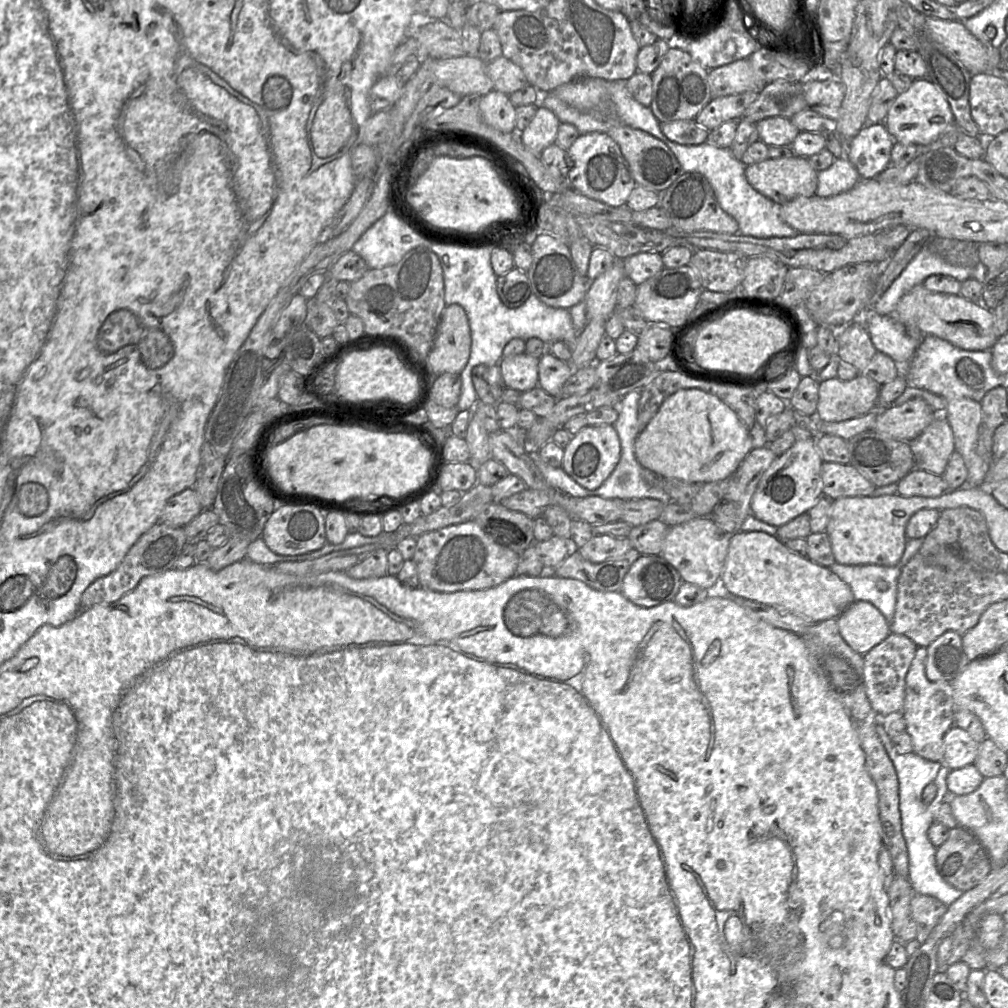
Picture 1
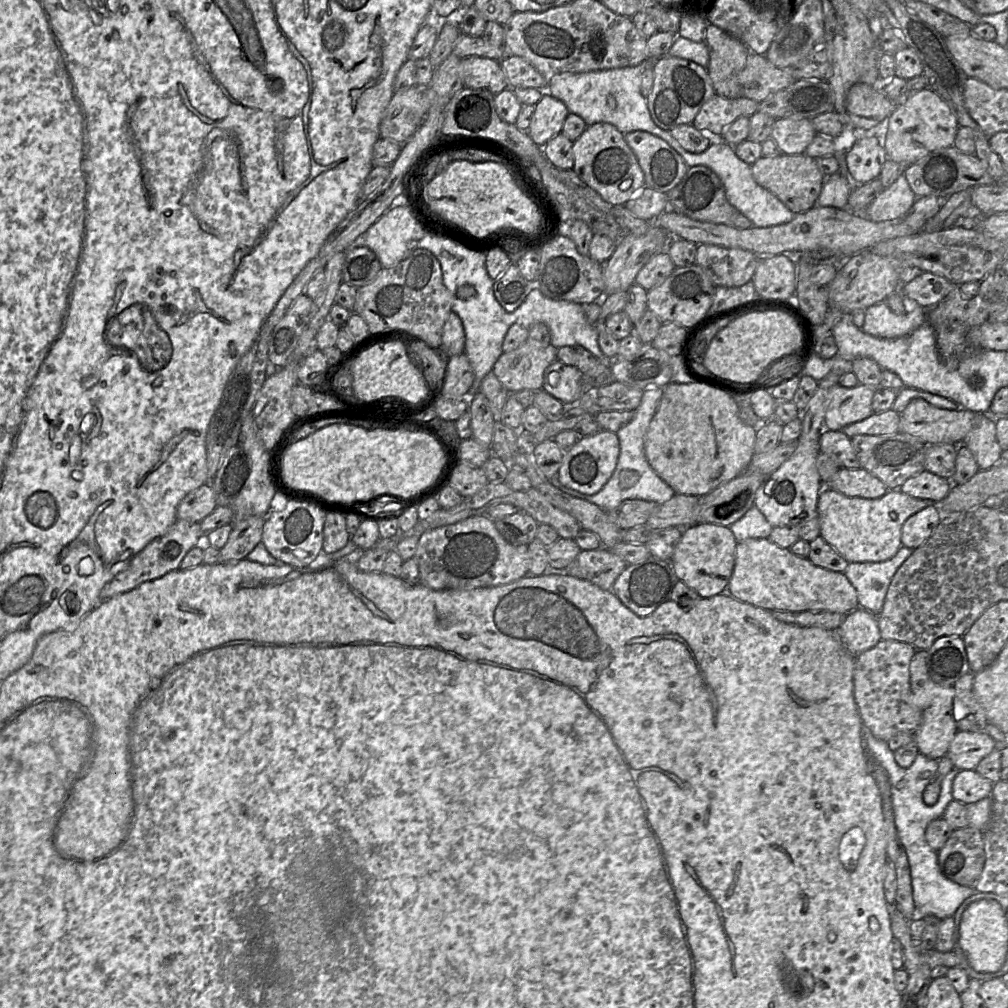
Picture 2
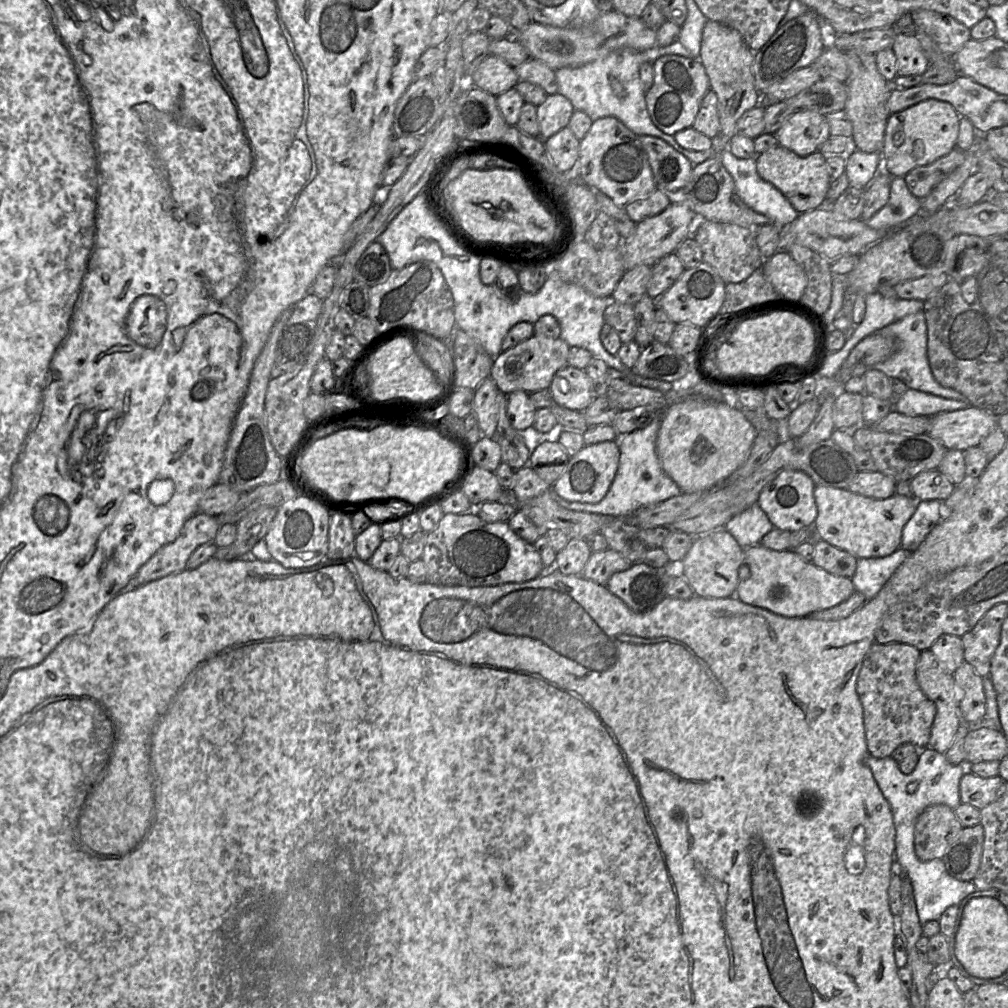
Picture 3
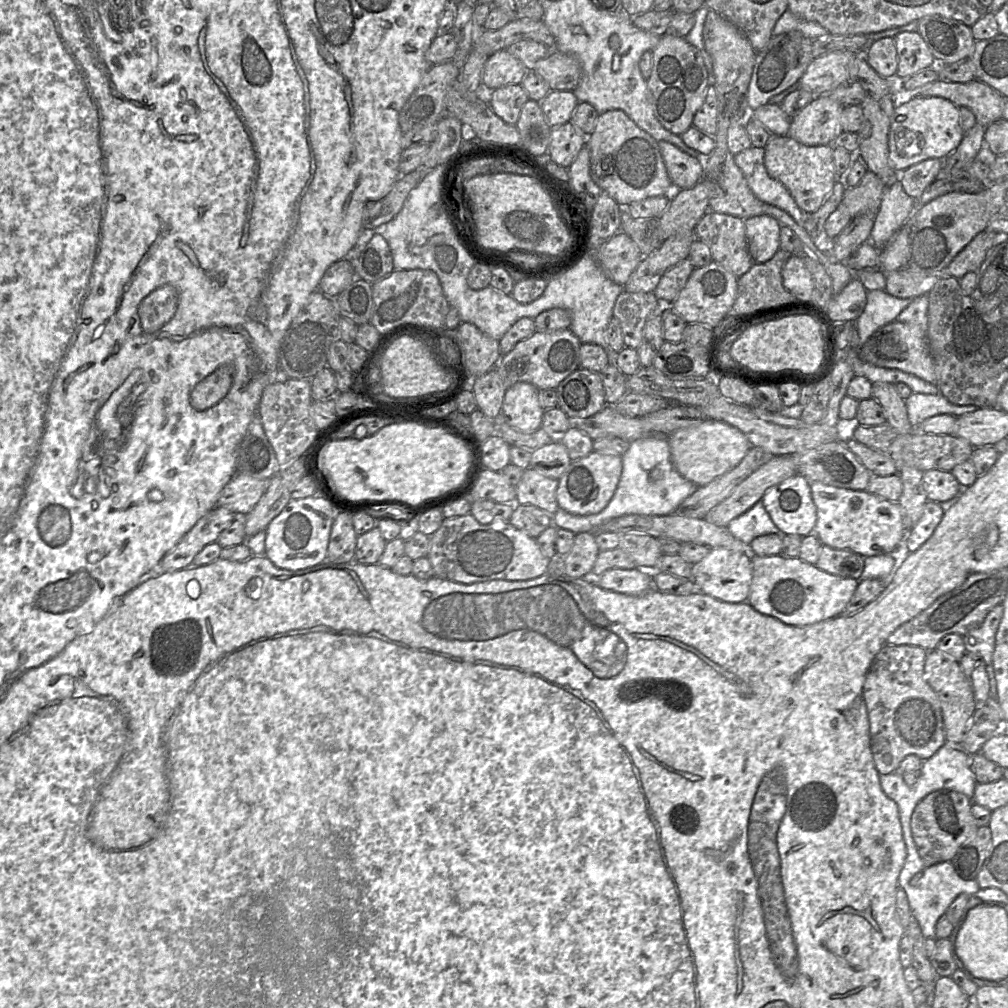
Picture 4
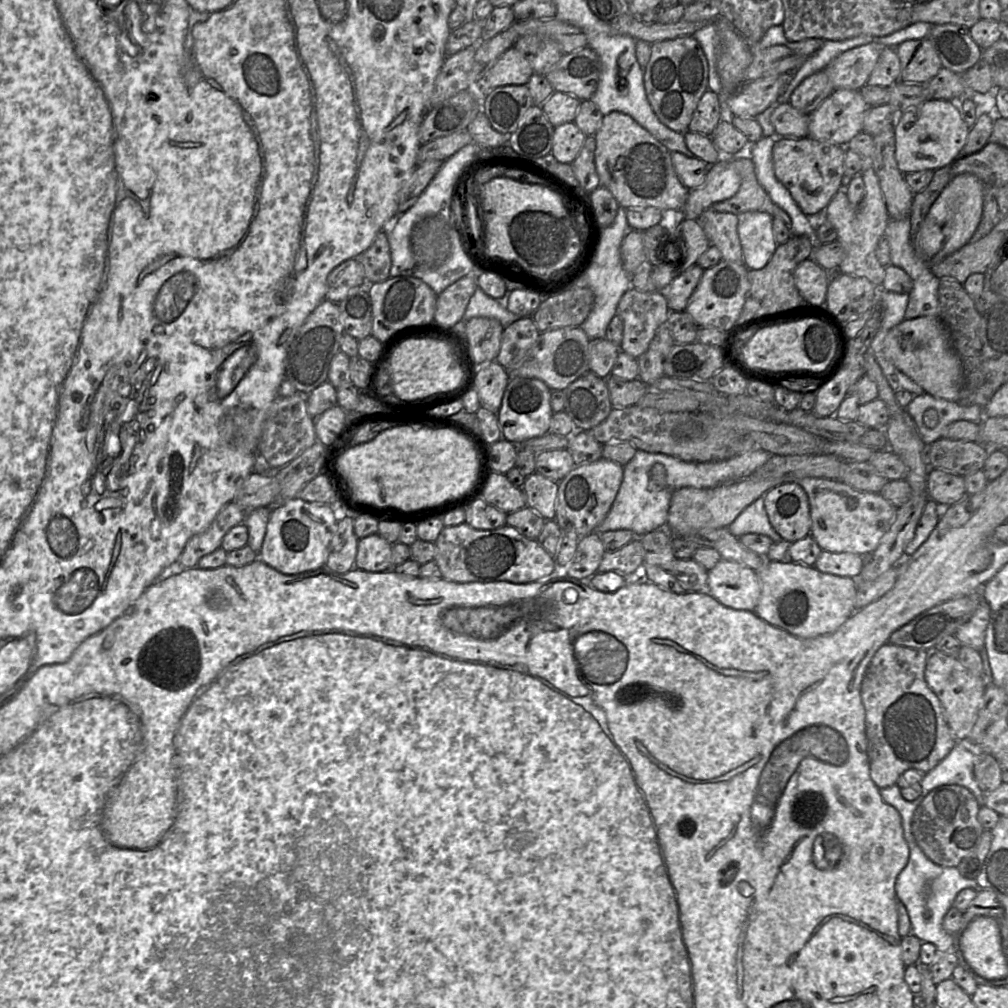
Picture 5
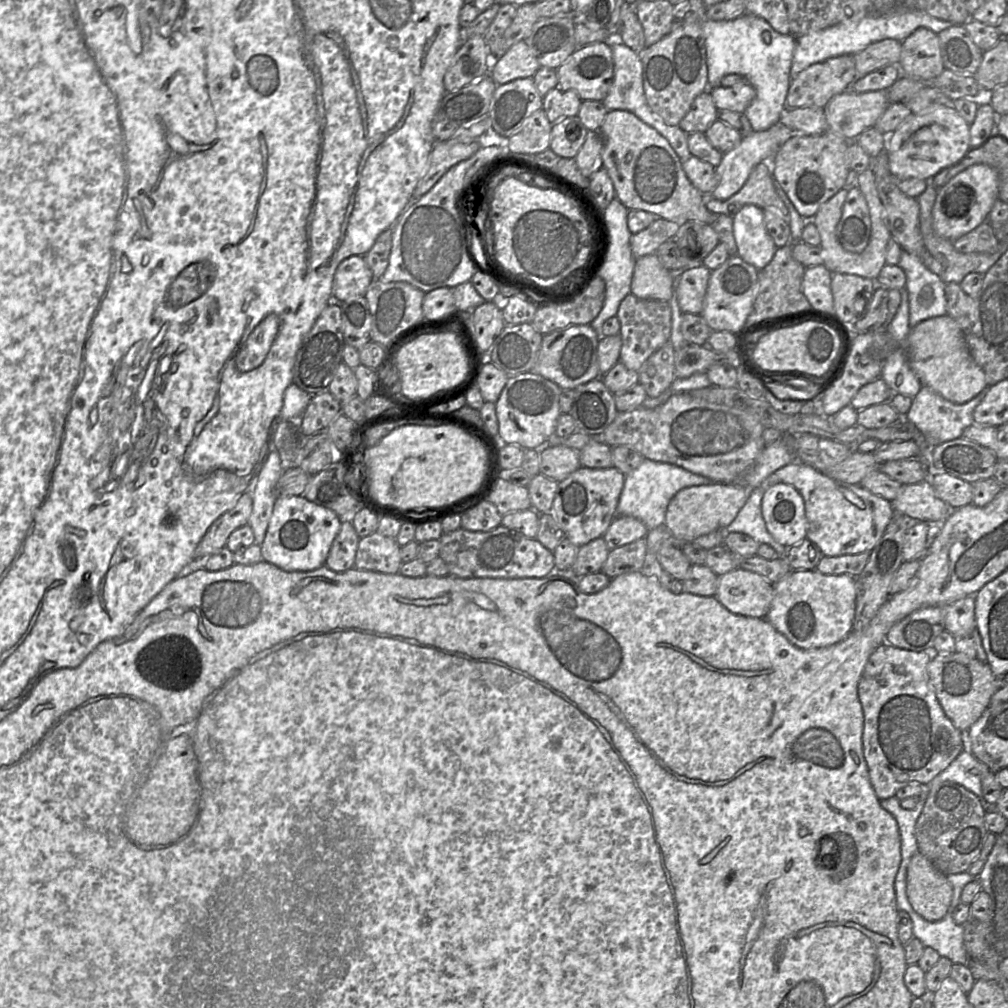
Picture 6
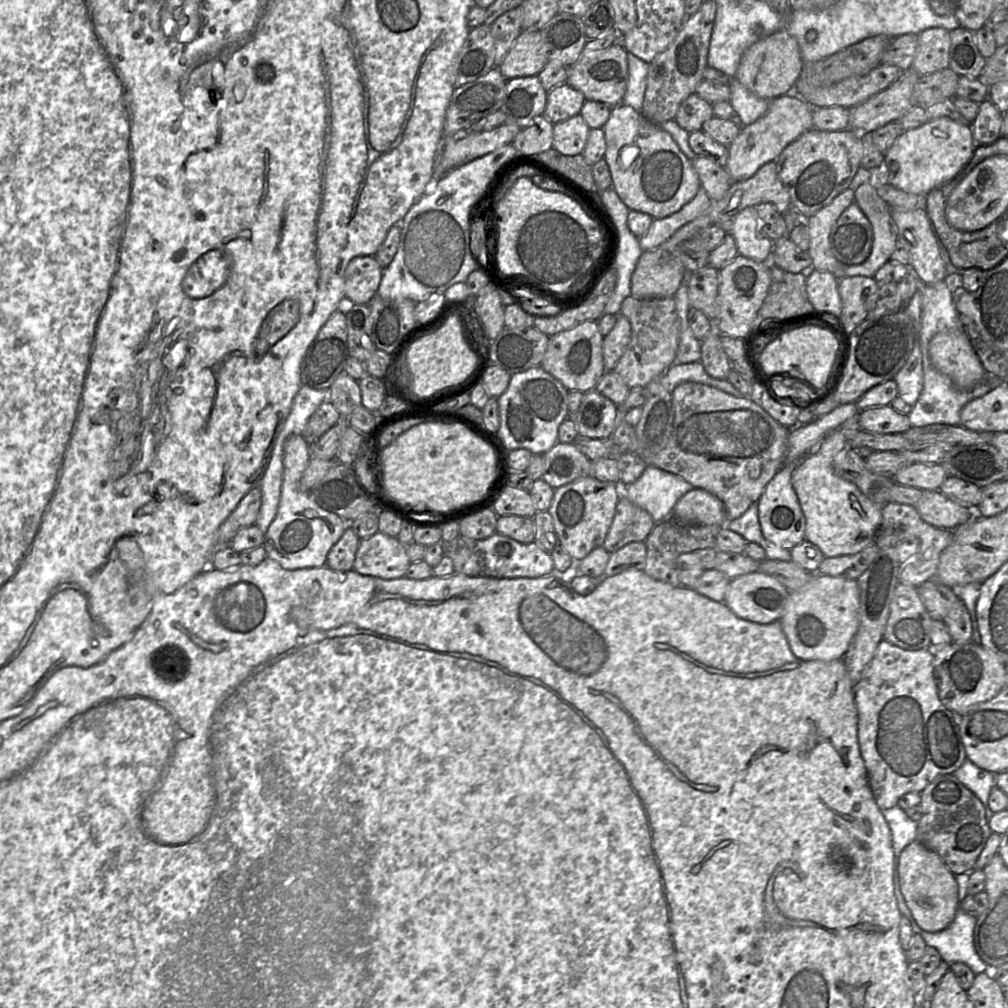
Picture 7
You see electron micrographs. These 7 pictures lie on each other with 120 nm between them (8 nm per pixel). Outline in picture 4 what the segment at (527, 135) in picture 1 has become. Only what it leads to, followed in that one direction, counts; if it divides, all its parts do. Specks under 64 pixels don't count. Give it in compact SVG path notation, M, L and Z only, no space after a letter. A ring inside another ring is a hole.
M551 90L540 102L551 128L570 122L579 101L573 91Z

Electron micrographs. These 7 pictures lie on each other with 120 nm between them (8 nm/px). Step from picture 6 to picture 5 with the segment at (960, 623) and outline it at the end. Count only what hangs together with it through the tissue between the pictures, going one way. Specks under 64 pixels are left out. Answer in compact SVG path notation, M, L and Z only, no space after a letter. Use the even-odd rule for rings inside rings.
M982 600L971 618L956 630L954 636L962 645L980 651L985 645L985 633L989 619L990 607Z

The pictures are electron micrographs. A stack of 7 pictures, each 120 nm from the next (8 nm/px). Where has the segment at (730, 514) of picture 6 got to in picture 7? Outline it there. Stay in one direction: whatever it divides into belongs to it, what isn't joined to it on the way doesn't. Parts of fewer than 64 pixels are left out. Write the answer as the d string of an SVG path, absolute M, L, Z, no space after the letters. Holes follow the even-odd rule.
M697 488L677 501L672 516L686 525L726 526L728 522L723 503L713 494Z

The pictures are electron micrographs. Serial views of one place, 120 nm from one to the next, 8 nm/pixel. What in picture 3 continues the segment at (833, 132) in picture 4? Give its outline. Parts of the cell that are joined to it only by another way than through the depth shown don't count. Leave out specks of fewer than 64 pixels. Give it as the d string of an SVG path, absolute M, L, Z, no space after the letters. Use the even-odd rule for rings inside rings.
M796 110L774 135L780 146L805 157L818 151L830 137L830 130L825 115L812 110Z

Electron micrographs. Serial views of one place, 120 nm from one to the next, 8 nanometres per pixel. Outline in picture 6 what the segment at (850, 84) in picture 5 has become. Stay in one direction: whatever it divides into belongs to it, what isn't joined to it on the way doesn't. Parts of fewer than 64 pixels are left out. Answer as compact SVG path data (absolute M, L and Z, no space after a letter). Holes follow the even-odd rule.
M884 39L854 55L857 79L887 65L899 65L902 42Z

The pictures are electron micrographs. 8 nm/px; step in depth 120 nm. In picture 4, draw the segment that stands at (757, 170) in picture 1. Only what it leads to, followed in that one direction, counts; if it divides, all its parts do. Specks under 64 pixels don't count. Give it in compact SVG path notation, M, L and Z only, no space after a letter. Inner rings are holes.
M787 135L772 136L764 147L764 165L768 174L787 188L806 214L812 214L820 208L838 181L831 146L806 146Z

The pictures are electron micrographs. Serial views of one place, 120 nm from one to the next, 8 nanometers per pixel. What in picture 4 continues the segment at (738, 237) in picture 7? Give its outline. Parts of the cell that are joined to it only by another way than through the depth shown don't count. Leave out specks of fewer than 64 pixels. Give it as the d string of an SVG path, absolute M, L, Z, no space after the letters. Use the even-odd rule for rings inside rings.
M771 216L743 219L748 250L754 263L765 263L780 249L781 224Z

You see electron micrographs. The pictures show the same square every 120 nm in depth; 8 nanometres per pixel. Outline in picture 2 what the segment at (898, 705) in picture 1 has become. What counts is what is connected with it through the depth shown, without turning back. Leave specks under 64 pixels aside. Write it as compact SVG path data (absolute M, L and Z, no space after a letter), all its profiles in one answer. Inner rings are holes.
M881 639L875 646L855 655L854 699L865 730L888 742L900 732L914 733L921 713L914 704L910 686L910 662L916 649L909 643Z

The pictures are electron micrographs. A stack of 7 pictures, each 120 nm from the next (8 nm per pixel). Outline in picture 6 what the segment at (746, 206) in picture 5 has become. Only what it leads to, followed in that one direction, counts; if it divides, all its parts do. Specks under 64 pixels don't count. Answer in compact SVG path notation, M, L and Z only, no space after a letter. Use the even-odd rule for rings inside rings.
M761 162L751 171L743 187L726 200L708 196L705 205L714 214L734 216L745 205L776 210L788 221L788 209L777 193L770 162Z

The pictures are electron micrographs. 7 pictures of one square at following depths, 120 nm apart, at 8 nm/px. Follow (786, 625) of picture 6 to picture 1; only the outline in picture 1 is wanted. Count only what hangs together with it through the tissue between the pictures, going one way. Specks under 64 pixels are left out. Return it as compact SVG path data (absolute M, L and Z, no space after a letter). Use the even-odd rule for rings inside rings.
M759 531L731 536L719 586L728 596L771 605L812 623L837 618L855 601L850 587L829 567L793 553L778 537Z

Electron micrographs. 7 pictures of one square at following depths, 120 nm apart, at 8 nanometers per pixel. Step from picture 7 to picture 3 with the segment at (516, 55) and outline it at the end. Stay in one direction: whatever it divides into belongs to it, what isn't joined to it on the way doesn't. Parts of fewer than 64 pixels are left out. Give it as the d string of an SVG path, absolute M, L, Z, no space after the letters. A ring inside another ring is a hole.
M488 55L468 80L468 84L494 96L515 87L518 82L515 68L494 55Z

